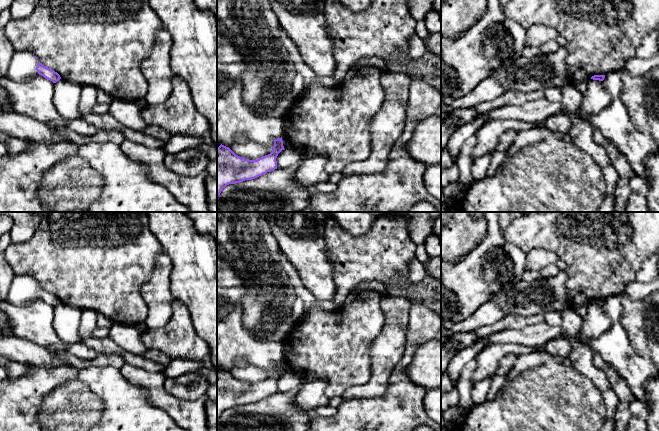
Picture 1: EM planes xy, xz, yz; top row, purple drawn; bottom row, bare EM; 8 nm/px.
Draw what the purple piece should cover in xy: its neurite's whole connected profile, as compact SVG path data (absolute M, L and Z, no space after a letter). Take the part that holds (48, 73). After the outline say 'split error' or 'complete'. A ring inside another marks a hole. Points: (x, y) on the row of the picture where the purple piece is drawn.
M28 51L14 53L6 77L12 81L21 82L36 73L53 83L61 79L57 72L44 66L39 62L36 56Z | split error

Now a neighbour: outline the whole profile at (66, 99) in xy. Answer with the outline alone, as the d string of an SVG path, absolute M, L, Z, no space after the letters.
M60 79L54 83L53 103L58 113L67 121L82 117L80 95L82 87Z

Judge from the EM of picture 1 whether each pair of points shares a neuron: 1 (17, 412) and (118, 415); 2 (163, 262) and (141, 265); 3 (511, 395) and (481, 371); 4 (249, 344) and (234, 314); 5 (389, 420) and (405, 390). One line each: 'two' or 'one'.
1: one
2: two
3: two
4: one
5: one

